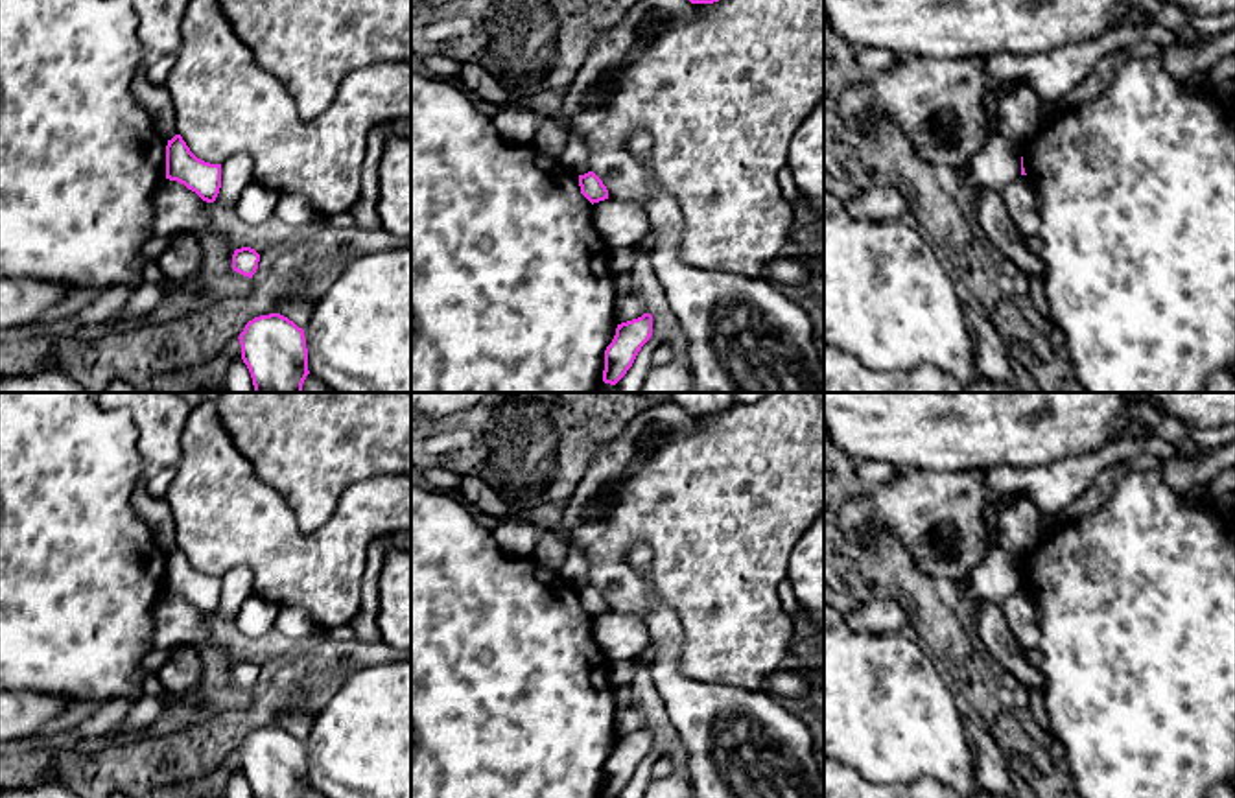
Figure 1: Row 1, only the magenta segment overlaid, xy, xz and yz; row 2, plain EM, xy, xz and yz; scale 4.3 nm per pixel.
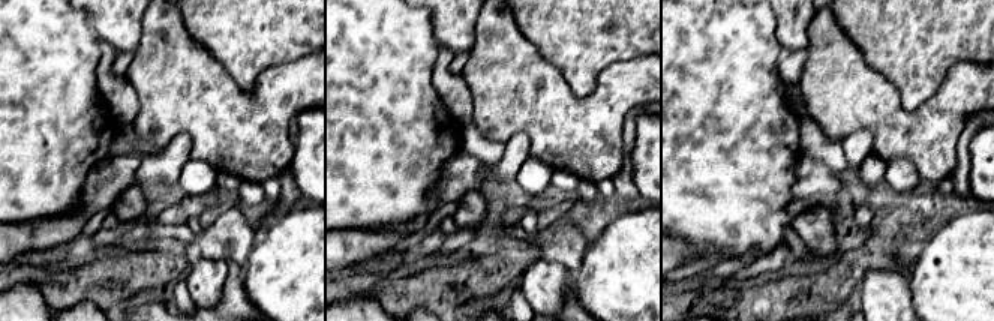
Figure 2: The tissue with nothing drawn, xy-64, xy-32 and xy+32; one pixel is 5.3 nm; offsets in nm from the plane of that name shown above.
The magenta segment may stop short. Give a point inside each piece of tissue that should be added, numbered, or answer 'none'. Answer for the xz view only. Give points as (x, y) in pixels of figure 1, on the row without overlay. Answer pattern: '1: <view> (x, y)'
none

